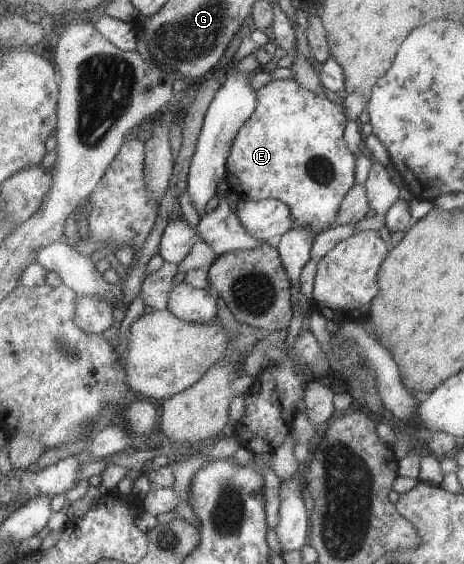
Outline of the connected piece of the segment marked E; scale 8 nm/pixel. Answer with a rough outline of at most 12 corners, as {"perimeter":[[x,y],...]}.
{"perimeter":[[271,80],[226,181],[314,239],[356,183],[345,105]]}

